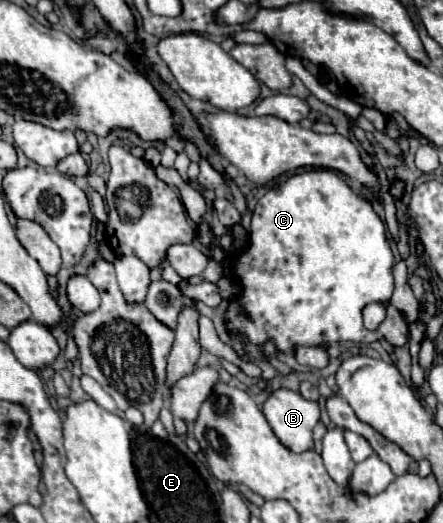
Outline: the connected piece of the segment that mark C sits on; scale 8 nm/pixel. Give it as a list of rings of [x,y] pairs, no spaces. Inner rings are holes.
[[[310,170],[310,172],[302,172],[302,174],[294,174],[292,178],[288,178],[280,188],[276,190],[268,190],[256,204],[254,212],[252,212],[252,222],[250,222],[250,240],[248,240],[248,248],[242,252],[242,256],[234,262],[234,266],[230,266],[232,270],[232,278],[234,282],[242,288],[240,294],[228,302],[226,314],[224,314],[224,326],[230,334],[240,334],[244,336],[250,344],[266,344],[268,340],[272,340],[278,348],[278,352],[284,354],[294,354],[294,350],[298,346],[326,346],[334,344],[334,342],[374,342],[380,338],[388,338],[388,342],[396,348],[396,346],[404,346],[408,342],[408,324],[404,320],[404,316],[390,304],[390,296],[394,290],[394,276],[392,276],[392,268],[394,268],[394,256],[392,250],[386,242],[386,226],[384,222],[378,218],[378,214],[372,210],[370,202],[364,202],[358,194],[354,194],[350,190],[350,186],[332,170]],[[372,302],[382,302],[386,304],[386,320],[376,328],[376,330],[366,330],[362,324],[362,310],[364,306],[372,304]]]

